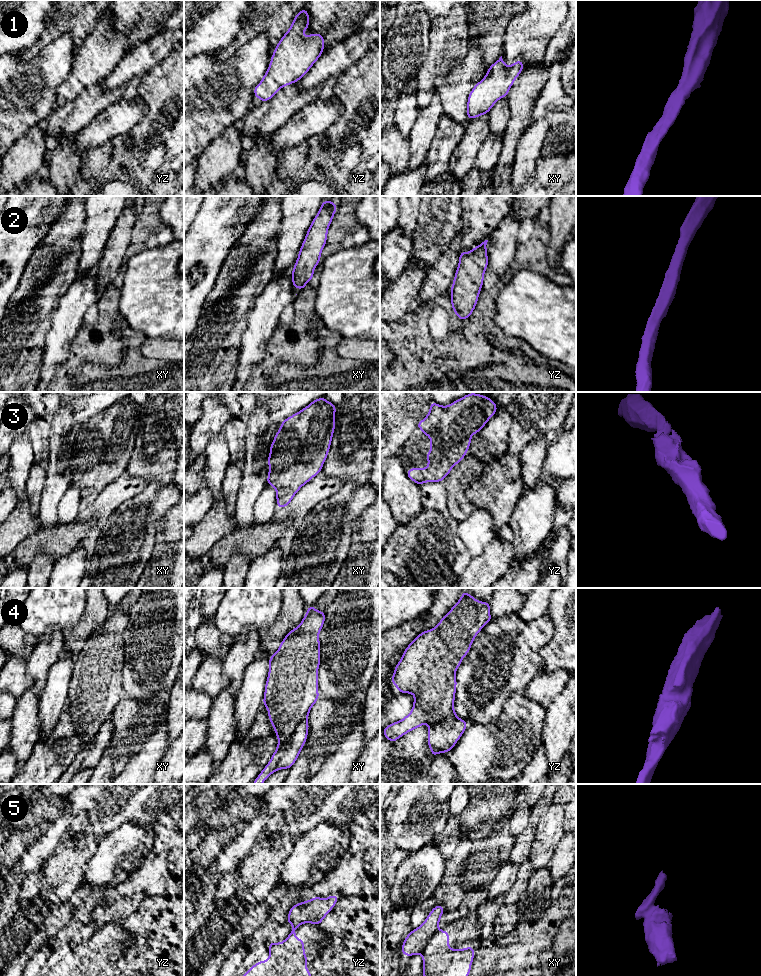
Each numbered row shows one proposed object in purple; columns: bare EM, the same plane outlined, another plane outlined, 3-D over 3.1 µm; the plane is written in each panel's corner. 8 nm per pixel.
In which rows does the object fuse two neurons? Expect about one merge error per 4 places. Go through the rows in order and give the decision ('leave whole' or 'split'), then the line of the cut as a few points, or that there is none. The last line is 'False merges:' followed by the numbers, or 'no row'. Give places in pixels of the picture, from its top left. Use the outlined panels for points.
1: leave whole | no cut
2: leave whole | no cut
3: leave whole | no cut
4: leave whole | no cut
5: split | xy (438, 928), (421, 953)
False merges: 5

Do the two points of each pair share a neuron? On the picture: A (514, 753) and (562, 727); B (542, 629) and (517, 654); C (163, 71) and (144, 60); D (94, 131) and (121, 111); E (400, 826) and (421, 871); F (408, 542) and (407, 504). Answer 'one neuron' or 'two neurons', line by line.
A: two neurons
B: one neuron
C: two neurons
D: one neuron
E: two neurons
F: two neurons

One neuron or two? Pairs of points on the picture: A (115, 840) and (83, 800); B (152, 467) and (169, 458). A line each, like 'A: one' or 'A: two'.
A: two
B: one

